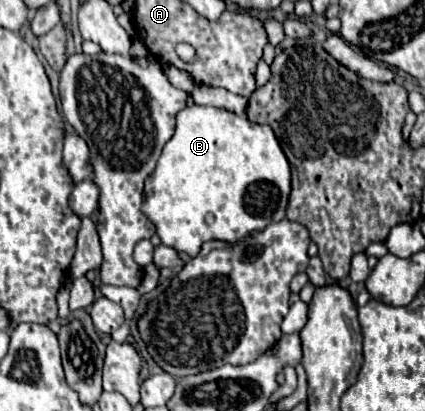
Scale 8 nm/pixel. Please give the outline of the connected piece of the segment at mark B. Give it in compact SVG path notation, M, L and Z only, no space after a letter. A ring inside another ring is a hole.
M191 105L177 113L175 133L163 147L155 171L145 181L141 211L151 219L161 243L195 257L205 241L221 239L235 243L251 231L261 231L269 221L285 217L291 191L291 169L269 125L251 123L247 117L219 107Z

